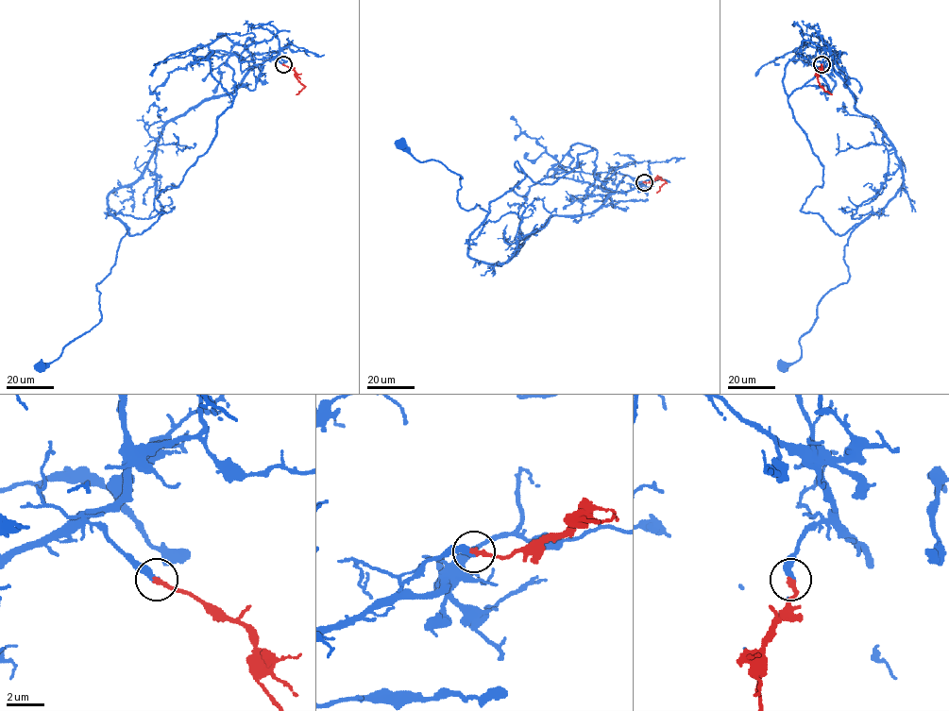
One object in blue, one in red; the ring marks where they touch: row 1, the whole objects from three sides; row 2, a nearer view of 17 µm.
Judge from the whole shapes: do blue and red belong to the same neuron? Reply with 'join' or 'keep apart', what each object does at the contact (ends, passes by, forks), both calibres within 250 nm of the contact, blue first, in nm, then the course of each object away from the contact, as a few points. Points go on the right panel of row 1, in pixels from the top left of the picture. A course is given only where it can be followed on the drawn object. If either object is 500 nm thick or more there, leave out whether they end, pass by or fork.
join; blue ends; red ends; calibres 360 and 260 nm; course blue (821, 64), (831, 61), (880, 126), (903, 184), (852, 232), (848, 280), (821, 298), (801, 357), (783, 365); course red (821, 64), (818, 81), (832, 94)

